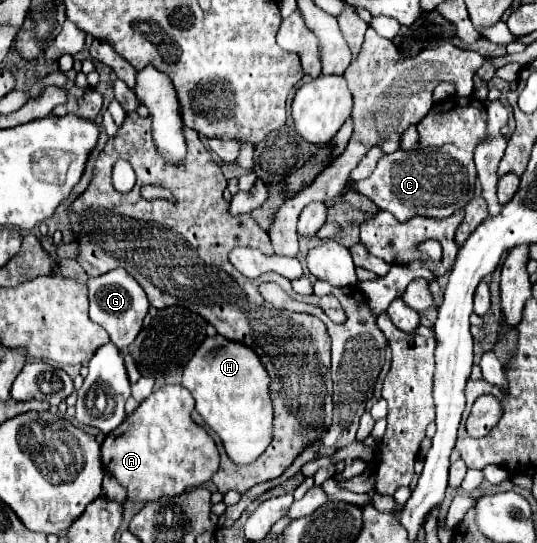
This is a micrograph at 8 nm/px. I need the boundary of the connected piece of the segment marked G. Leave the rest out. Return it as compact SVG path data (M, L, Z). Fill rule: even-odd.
M121 267L113 269L101 277L89 279L87 291L89 291L89 317L109 333L111 341L119 349L125 349L139 335L143 319L149 311L149 301L145 297L145 291Z

